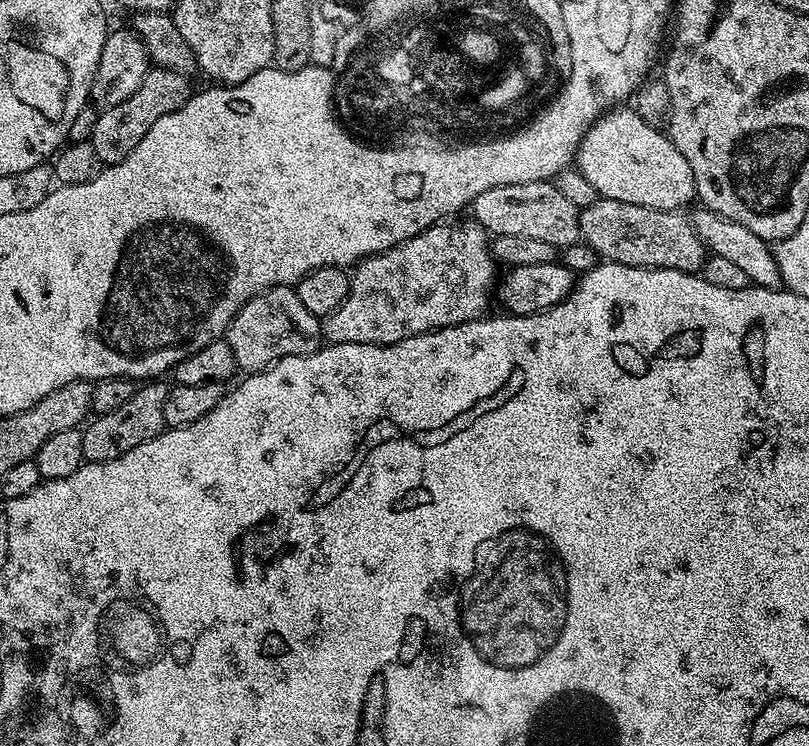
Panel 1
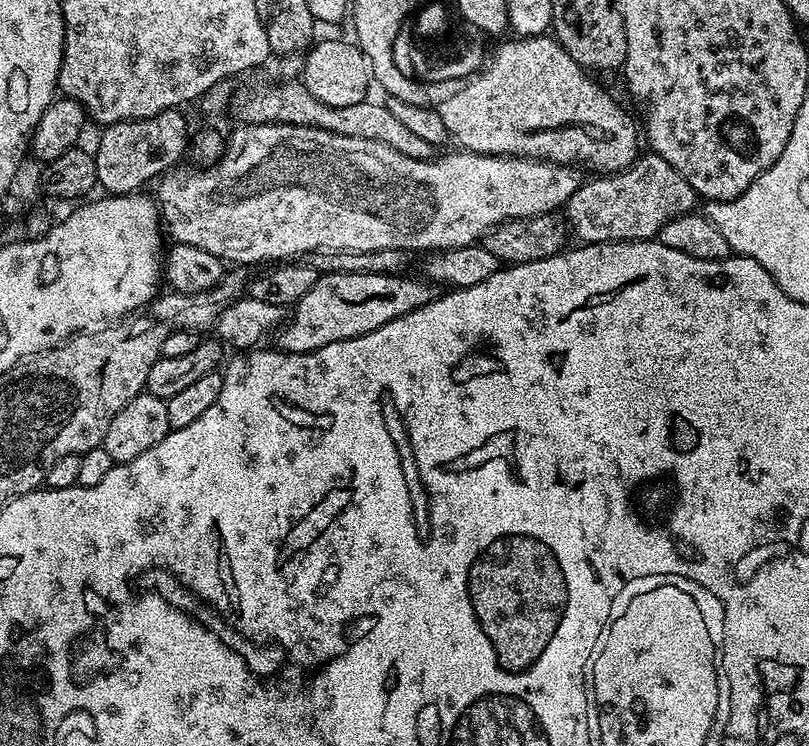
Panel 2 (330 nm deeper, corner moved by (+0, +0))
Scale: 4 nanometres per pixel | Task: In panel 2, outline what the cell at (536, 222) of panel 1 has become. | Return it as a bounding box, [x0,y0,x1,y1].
[240,78,434,160]

